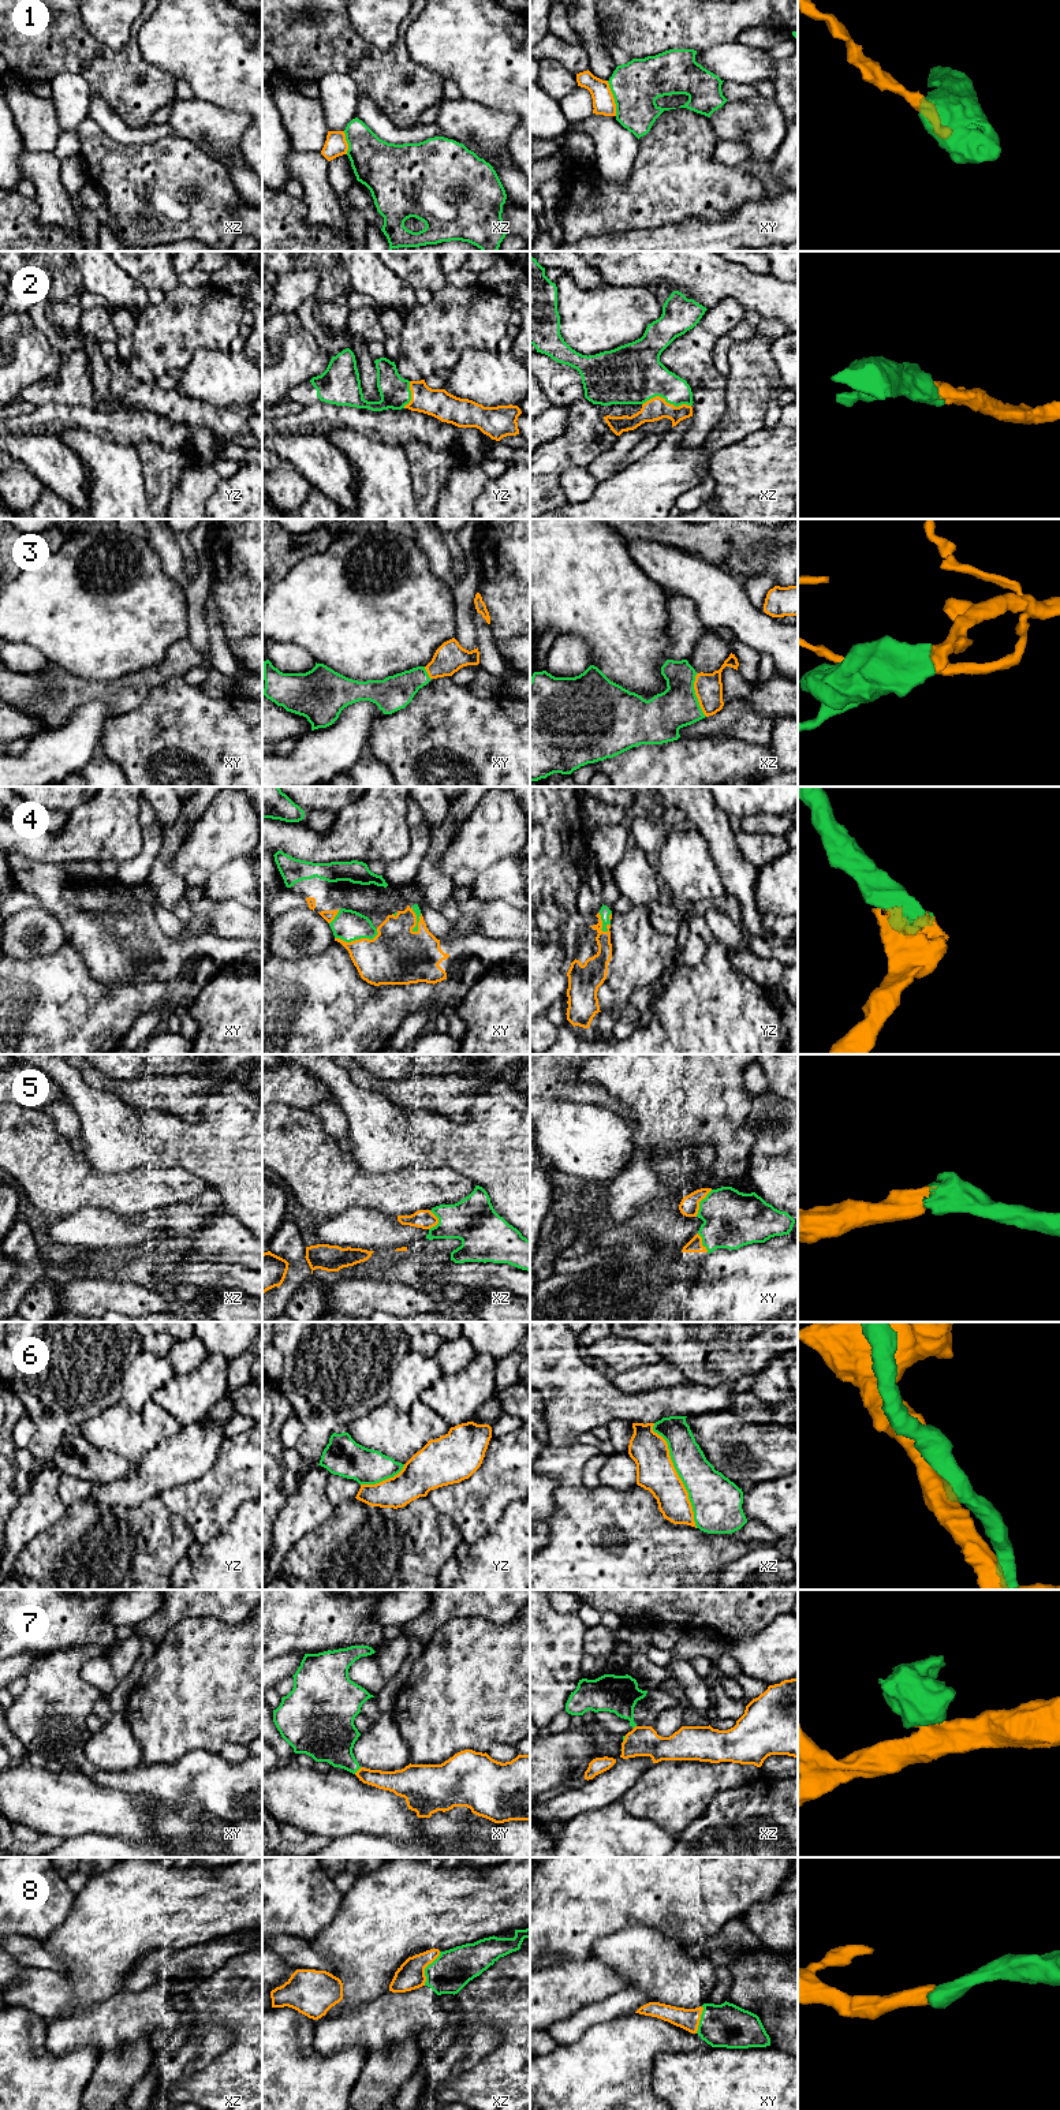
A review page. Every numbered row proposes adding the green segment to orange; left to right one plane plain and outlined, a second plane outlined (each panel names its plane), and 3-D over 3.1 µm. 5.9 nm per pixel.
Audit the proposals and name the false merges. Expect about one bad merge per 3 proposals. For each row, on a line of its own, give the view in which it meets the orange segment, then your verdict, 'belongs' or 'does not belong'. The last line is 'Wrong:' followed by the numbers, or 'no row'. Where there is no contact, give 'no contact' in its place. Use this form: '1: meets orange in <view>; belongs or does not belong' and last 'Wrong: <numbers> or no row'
1: meets orange in xy; does not belong
2: meets orange in xz; belongs
3: meets orange in xz; belongs
4: meets orange in xy; belongs
5: meets orange in xy; belongs
6: meets orange in xz; does not belong
7: meets orange in xy; belongs
8: meets orange in xz; belongs
Wrong: 1, 6

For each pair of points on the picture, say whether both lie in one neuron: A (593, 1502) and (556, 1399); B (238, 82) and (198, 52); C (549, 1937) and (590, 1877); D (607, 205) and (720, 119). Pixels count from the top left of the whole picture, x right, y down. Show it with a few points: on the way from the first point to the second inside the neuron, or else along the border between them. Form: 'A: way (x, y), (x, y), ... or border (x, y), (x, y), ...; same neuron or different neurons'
A: border (551, 1444), (571, 1445); different neurons
B: way (228, 73), (208, 52); same neuron
C: way (549, 1922), (578, 1892); same neuron
D: border (708, 118), (719, 141); different neurons

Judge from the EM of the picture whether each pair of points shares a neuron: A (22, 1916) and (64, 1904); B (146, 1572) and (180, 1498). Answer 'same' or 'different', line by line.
A: same
B: different

